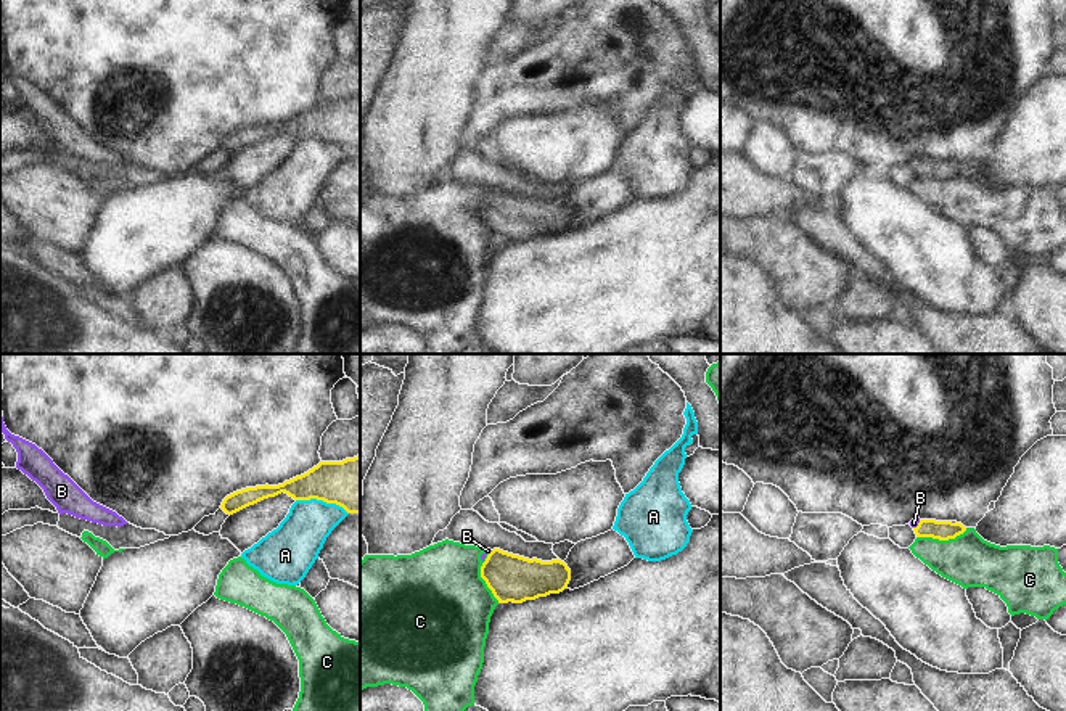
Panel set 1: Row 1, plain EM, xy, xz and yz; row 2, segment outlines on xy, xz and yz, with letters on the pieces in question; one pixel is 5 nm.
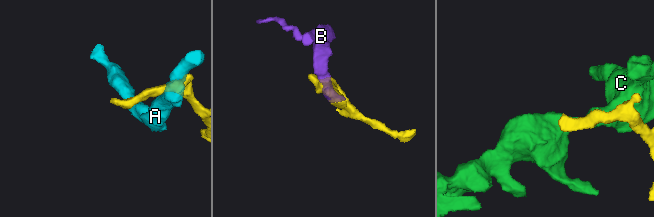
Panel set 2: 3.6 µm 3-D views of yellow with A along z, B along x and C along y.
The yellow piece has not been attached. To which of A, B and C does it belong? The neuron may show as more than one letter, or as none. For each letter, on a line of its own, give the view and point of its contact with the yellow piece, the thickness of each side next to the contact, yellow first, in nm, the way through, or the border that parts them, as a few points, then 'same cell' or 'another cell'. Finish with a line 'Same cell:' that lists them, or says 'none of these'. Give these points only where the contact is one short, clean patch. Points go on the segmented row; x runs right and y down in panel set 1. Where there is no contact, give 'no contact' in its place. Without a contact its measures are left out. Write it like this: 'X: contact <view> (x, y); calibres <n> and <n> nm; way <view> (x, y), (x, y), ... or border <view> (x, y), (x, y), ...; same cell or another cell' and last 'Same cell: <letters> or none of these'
A: contact xy (322, 499); calibres 280 and 240 nm; another cell
B: contact yz (918, 525); calibres 100 and 50 nm; way yz (926, 528), (918, 525), (914, 523); same cell
C: contact yz (941, 539); calibres 100 and 260 nm; border yz (967, 528), (947, 539), (917, 538); another cell
Same cell: B

